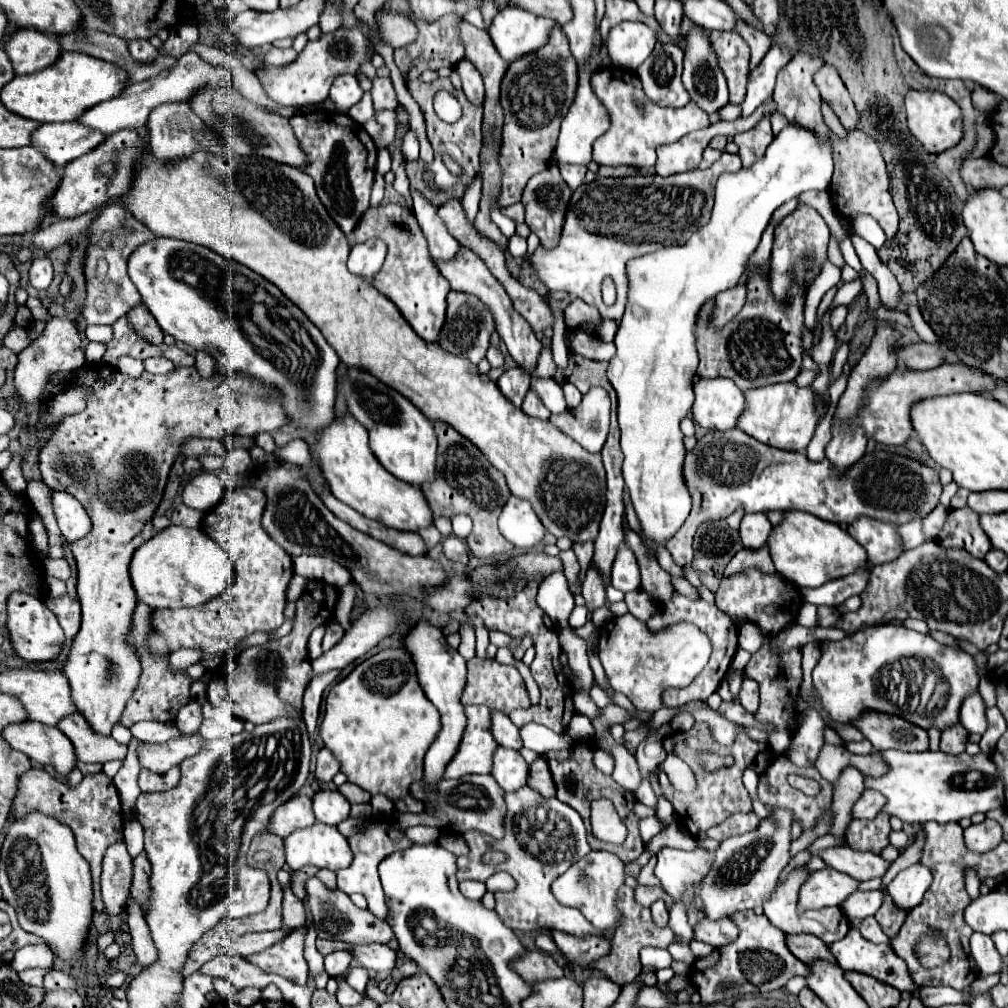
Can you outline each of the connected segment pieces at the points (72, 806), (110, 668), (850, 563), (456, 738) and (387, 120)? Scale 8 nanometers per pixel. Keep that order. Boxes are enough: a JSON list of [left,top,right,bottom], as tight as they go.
[[8,769,124,913],[40,363,290,737],[768,513,868,587],[404,621,466,787],[375,111,396,149]]

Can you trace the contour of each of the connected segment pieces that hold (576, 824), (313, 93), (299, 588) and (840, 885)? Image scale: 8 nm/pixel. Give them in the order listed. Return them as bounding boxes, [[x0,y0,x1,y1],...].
[[456,785,598,935],[254,23,374,109],[288,575,308,601],[798,867,858,913]]

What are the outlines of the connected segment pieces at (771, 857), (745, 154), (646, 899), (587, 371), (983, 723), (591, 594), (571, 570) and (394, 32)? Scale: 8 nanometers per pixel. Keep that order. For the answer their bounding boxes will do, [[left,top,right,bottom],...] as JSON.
[[698,807,794,921],[734,115,774,167],[634,885,675,910],[566,353,616,403],[960,693,988,735],[582,569,606,611],[559,549,580,587],[376,13,416,49]]

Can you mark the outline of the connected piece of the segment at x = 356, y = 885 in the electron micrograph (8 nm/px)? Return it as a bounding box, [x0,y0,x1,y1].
[336,821,412,919]

